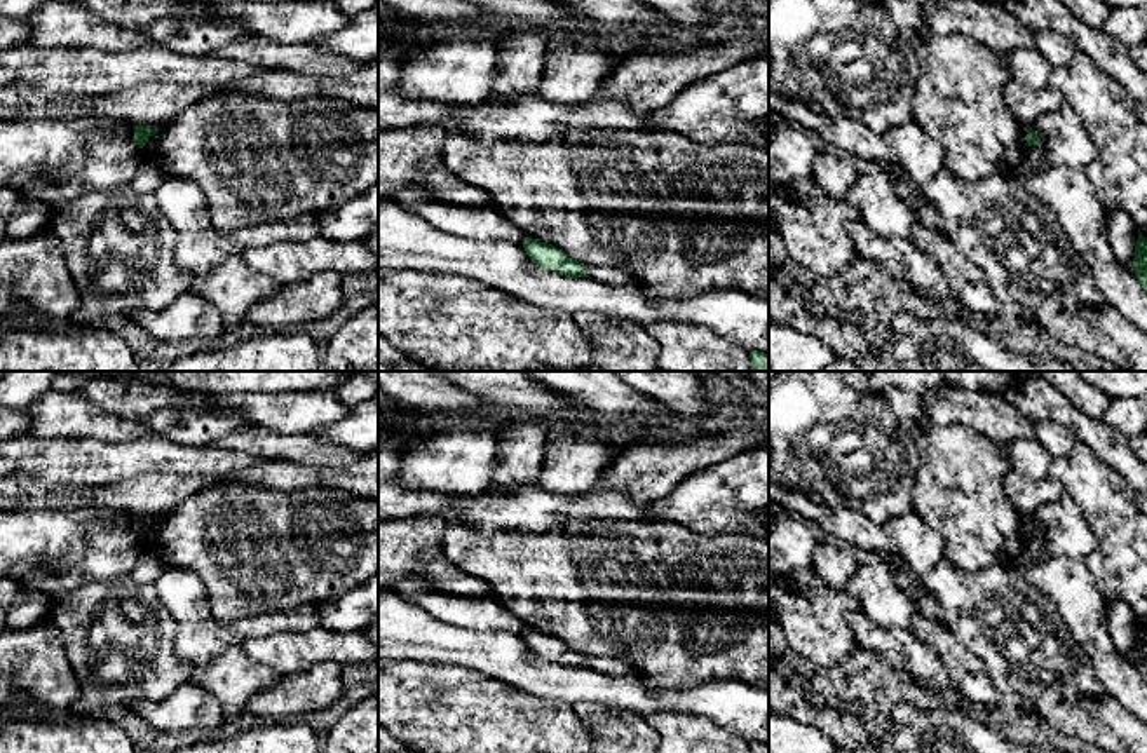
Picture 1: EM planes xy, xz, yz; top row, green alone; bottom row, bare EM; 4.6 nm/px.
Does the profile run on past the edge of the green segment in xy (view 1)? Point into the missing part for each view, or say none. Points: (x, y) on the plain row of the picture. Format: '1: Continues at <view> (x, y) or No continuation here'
1: No continuation here

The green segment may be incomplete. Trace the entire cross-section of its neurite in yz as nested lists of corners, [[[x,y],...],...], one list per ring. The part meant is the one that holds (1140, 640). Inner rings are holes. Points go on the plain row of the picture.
[[[1138,621],[1138,629],[1135,636],[1133,664],[1147,682],[1147,629]]]

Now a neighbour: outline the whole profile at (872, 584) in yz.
[[[886,561],[859,563],[851,575],[845,591],[852,594],[861,610],[884,629],[908,628],[913,605],[908,594],[896,584]]]

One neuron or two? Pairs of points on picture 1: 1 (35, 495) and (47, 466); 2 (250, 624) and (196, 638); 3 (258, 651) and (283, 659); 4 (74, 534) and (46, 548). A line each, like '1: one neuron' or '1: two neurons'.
1: two neurons
2: one neuron
3: one neuron
4: one neuron

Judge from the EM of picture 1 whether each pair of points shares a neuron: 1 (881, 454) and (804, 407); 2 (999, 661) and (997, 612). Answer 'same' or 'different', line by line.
1: same
2: same

